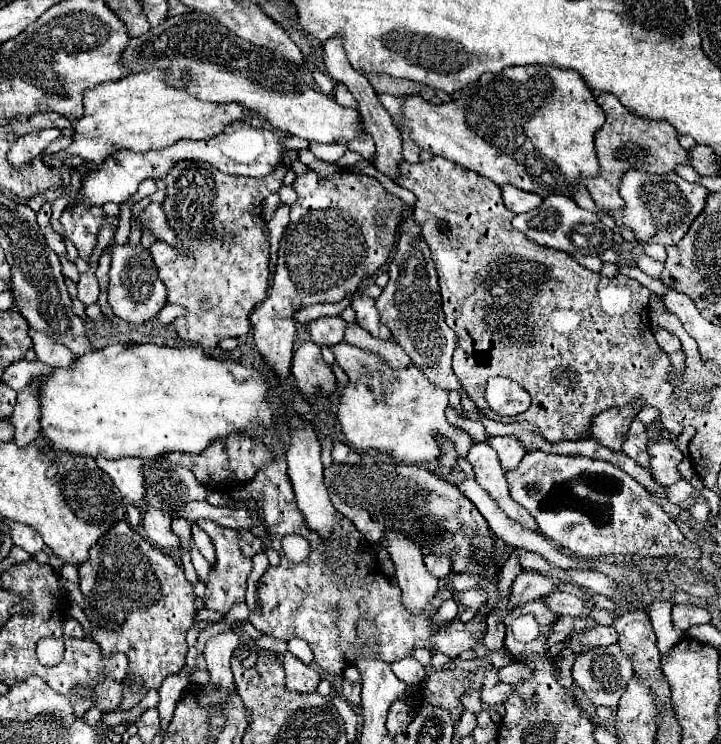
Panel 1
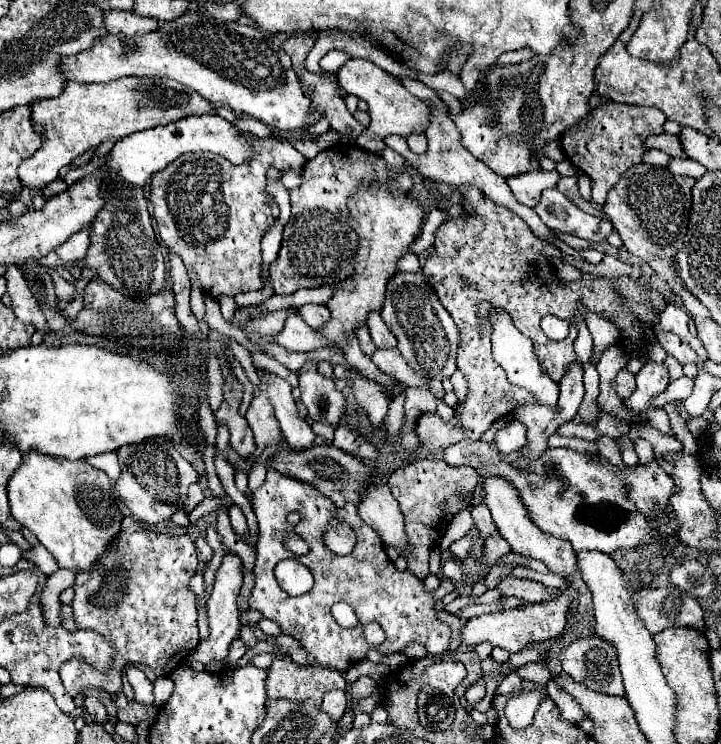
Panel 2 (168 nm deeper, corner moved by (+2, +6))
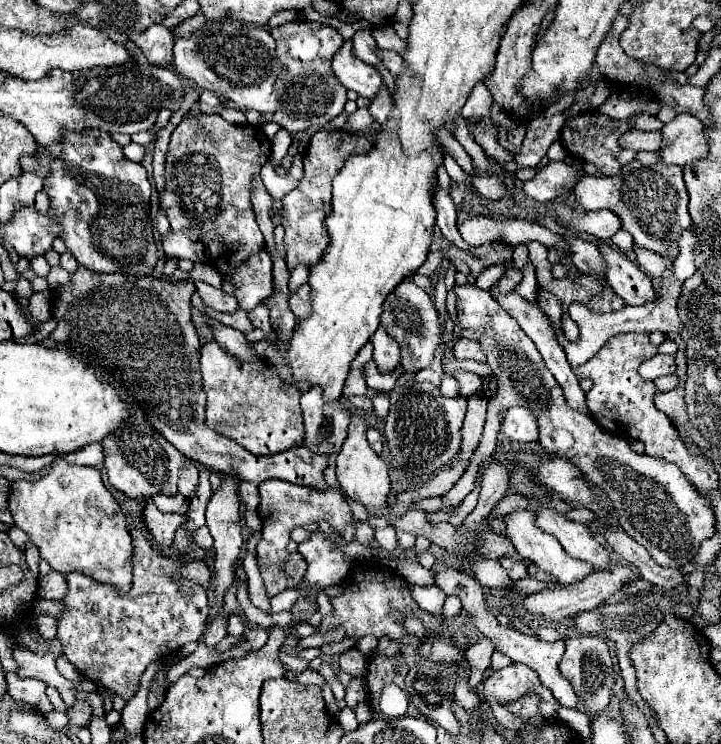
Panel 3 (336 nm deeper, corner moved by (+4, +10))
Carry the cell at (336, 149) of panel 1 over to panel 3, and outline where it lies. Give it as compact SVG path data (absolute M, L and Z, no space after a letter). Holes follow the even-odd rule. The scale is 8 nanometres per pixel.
M261 249L257 255L245 259L235 271L233 271L233 289L235 299L243 311L251 311L257 307L259 301L269 297L273 293L273 277L271 277L271 257L265 249Z

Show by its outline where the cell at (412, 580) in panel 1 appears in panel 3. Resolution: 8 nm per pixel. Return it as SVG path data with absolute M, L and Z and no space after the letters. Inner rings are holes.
M351 413L351 423L349 423L349 435L345 439L345 445L341 449L341 453L337 455L337 481L341 483L341 489L353 499L363 503L365 507L383 507L387 493L391 491L389 485L389 467L387 463L373 453L373 449L369 447L367 439L365 439L365 431L369 429L369 423L361 417Z

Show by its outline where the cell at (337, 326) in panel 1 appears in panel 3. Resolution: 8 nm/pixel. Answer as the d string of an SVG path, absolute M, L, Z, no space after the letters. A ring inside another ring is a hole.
M307 283L301 285L295 293L289 293L289 309L295 313L297 319L309 317L311 303L309 303L309 285Z

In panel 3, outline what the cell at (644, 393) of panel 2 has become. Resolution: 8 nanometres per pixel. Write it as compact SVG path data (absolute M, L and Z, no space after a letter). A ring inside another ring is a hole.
M655 355L651 359L647 359L641 367L639 367L639 375L643 379L657 379L663 375L671 375L675 373L677 363L675 363L675 355Z

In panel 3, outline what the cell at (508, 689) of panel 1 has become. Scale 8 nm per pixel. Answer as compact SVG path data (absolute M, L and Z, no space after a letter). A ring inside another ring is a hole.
M513 663L505 669L495 671L489 679L483 681L483 697L487 703L507 705L527 693L535 693L541 699L539 711L543 717L555 713L553 693L545 685L541 685L537 673L533 673L533 669L529 669L527 665Z

